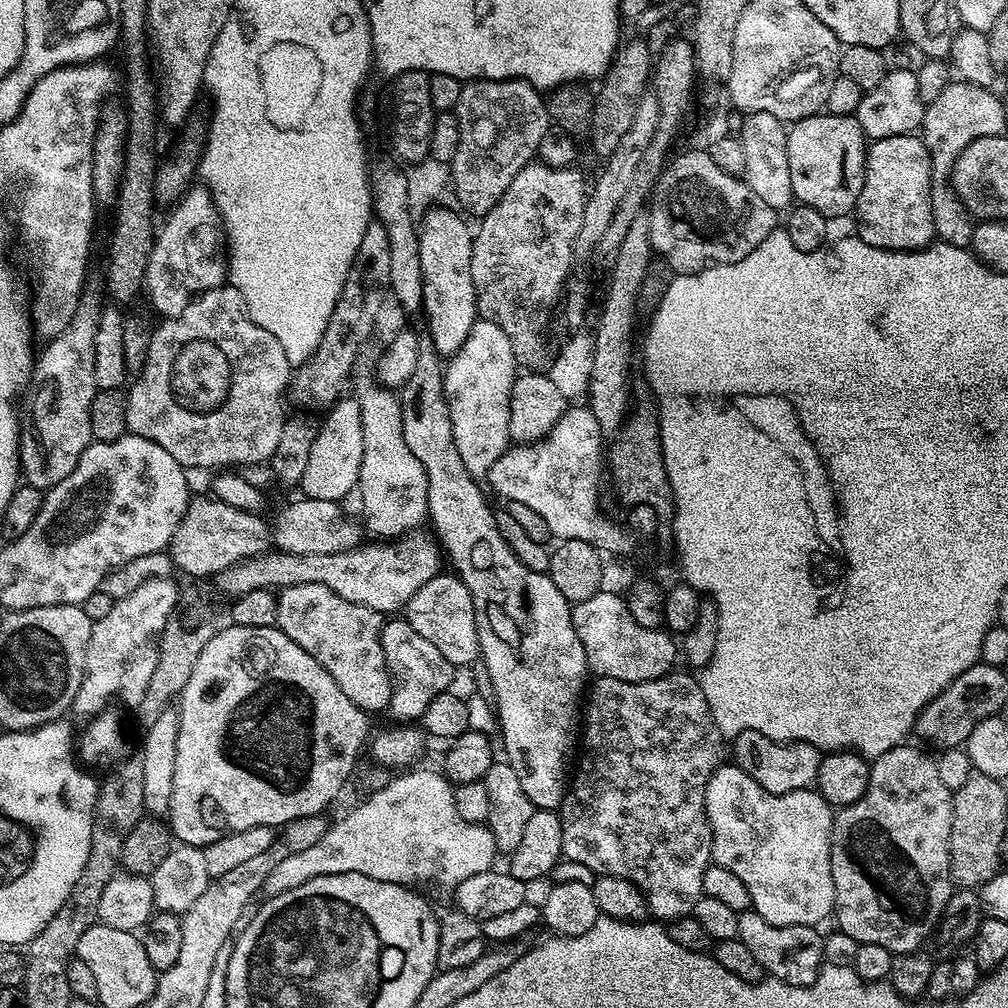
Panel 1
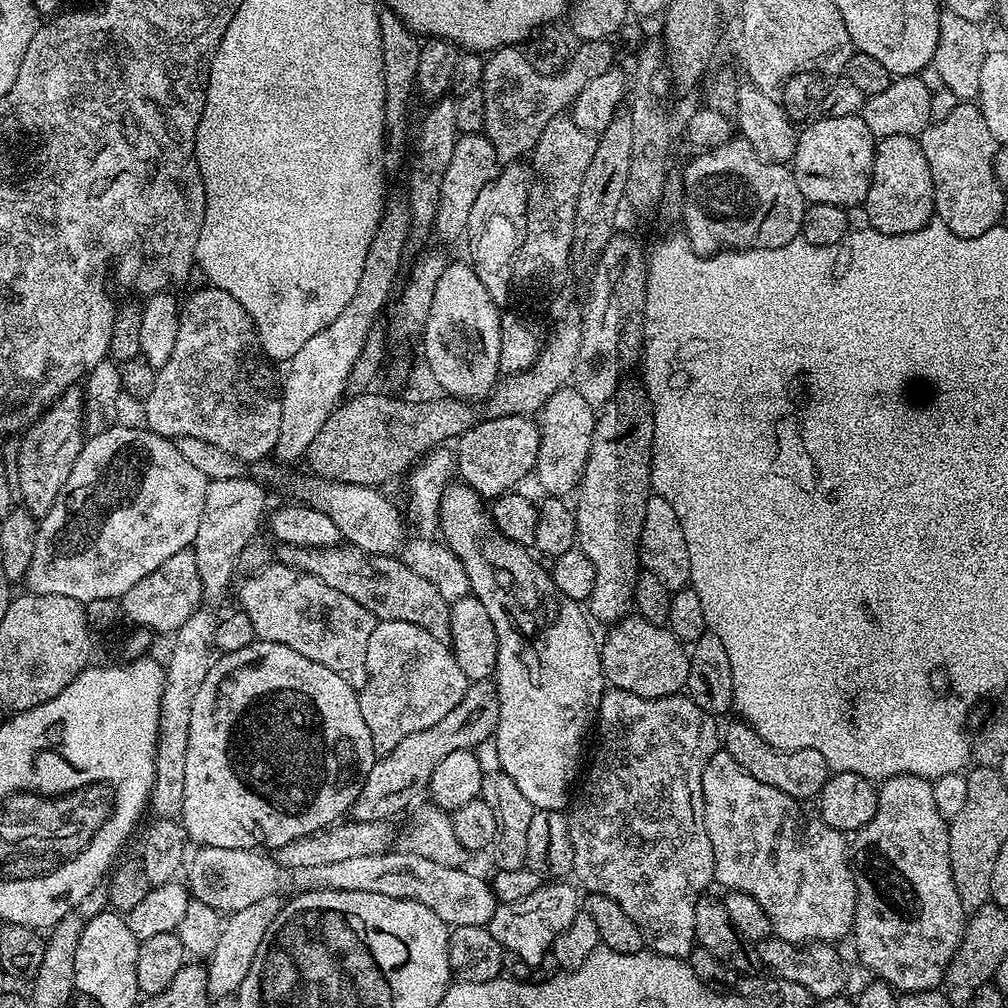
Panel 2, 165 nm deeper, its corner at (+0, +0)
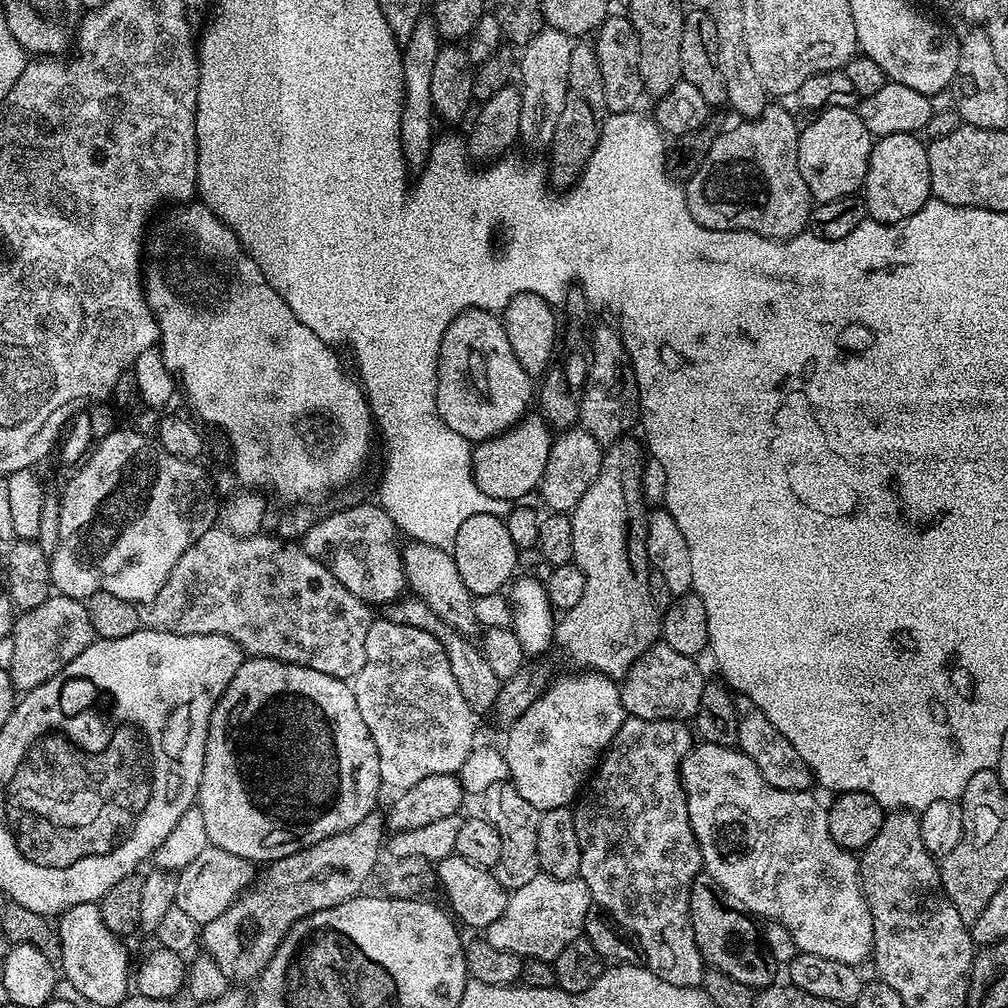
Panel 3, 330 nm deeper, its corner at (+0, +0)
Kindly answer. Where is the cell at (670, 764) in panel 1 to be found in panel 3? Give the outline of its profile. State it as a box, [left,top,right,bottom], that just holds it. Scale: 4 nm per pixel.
[572,716,706,988]

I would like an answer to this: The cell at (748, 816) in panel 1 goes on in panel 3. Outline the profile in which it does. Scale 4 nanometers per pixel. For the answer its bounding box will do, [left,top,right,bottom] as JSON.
[680,742,874,966]

